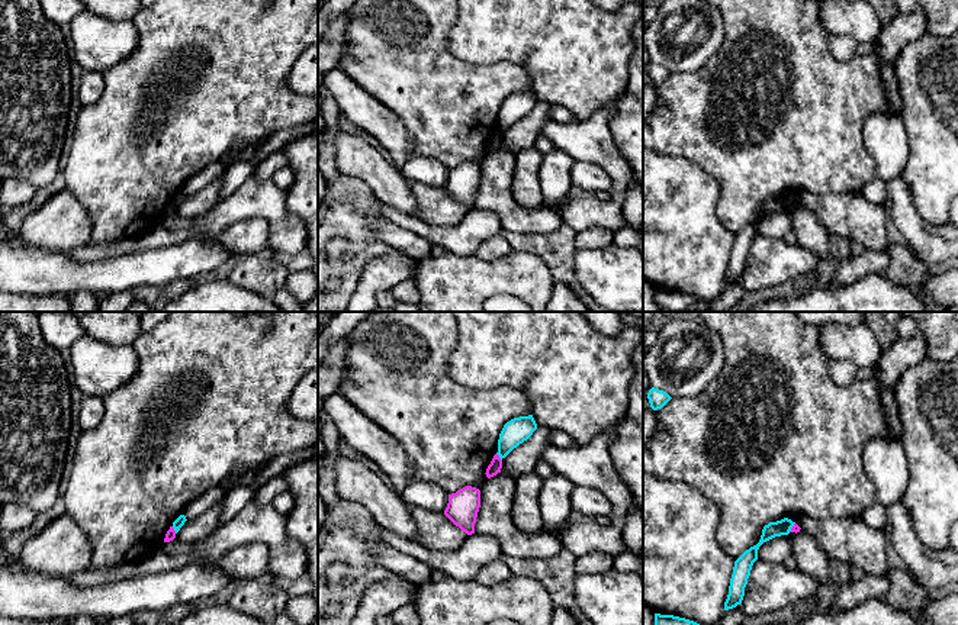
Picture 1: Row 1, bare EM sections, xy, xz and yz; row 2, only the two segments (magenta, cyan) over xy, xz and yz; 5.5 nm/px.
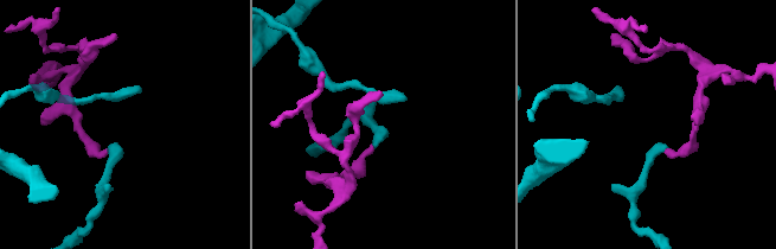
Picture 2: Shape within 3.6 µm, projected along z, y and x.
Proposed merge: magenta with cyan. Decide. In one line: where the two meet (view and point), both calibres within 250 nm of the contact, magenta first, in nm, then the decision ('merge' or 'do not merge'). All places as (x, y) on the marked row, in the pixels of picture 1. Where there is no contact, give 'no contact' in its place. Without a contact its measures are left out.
xz (498, 457) | 70/140 nm | do not merge

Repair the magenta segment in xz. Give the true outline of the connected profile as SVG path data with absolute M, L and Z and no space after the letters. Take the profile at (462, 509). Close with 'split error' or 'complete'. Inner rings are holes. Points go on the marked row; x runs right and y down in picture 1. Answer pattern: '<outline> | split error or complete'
M466 486L449 494L444 515L467 535L475 534L475 523L480 508L480 490Z | complete

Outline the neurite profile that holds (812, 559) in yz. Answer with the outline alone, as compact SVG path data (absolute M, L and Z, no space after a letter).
M807 531L790 532L797 568L813 576L820 584L830 580L830 557Z

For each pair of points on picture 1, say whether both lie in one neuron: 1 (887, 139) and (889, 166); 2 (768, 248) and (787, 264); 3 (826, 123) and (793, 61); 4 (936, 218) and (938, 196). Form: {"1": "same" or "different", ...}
{"1": "same", "2": "same", "3": "same", "4": "same"}

